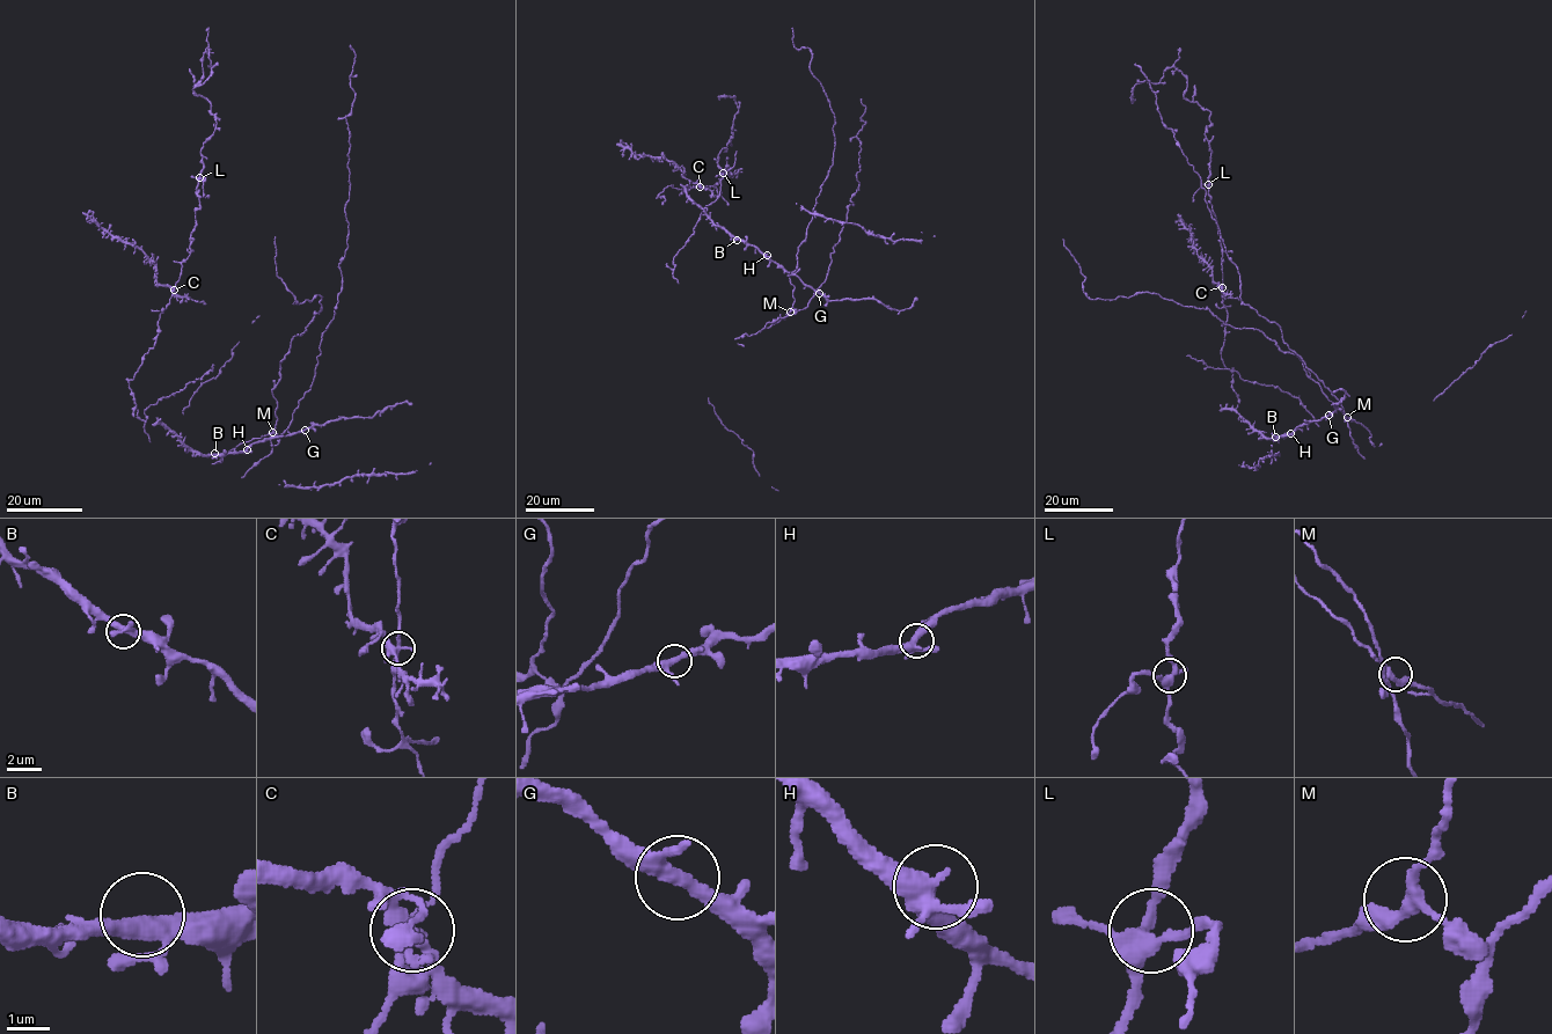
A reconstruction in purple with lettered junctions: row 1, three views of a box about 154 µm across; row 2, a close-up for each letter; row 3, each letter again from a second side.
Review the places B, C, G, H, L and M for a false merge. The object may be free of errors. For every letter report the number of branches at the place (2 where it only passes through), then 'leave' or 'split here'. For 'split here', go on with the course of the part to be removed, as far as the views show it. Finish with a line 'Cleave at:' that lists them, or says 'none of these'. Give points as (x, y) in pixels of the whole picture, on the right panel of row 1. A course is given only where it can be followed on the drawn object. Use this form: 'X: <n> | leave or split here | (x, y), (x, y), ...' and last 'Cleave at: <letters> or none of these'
B: 3 | leave
C: 4 | split here
G: 3 | leave
H: 4 | leave
L: 4 | leave
M: 3 | leave
Cleave at: C

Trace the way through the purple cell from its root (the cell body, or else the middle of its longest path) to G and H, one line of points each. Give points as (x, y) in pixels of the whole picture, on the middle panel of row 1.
G: (737, 239), (756, 247), (819, 293)
H: (737, 239), (767, 255)

